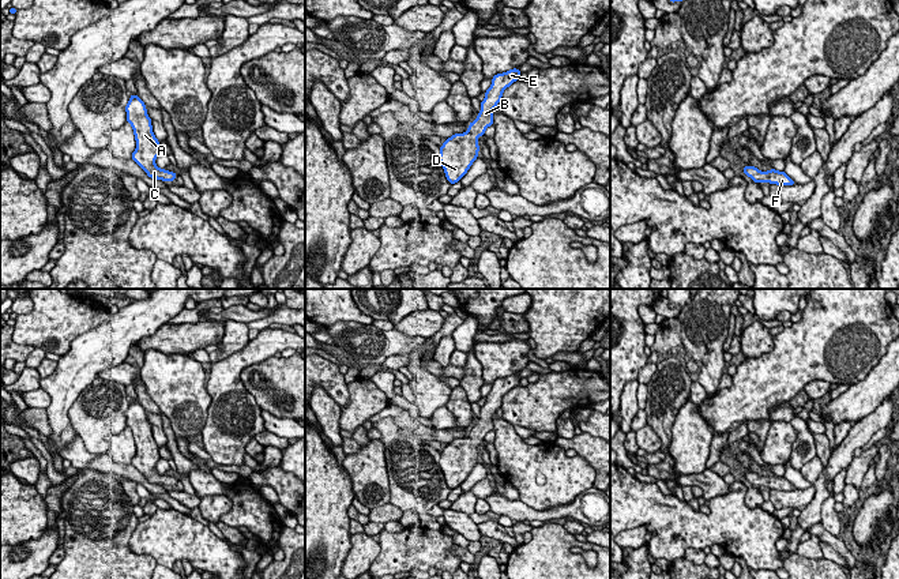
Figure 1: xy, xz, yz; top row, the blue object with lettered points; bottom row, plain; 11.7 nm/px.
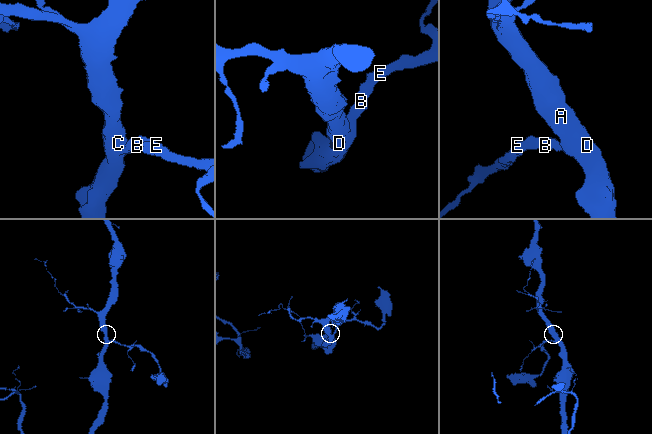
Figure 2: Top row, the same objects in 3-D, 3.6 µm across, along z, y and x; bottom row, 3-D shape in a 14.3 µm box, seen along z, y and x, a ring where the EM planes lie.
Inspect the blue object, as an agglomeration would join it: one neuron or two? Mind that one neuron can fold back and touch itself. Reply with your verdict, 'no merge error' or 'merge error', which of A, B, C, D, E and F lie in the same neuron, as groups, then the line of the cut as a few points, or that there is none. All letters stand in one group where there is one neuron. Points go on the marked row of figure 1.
no merge error; groups A B C D E F; cut none

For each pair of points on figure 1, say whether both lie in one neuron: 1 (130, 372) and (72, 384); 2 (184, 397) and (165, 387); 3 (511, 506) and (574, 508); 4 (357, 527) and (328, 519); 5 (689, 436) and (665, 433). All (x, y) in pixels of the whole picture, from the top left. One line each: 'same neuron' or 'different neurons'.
1: different neurons
2: same neuron
3: same neuron
4: different neurons
5: different neurons

